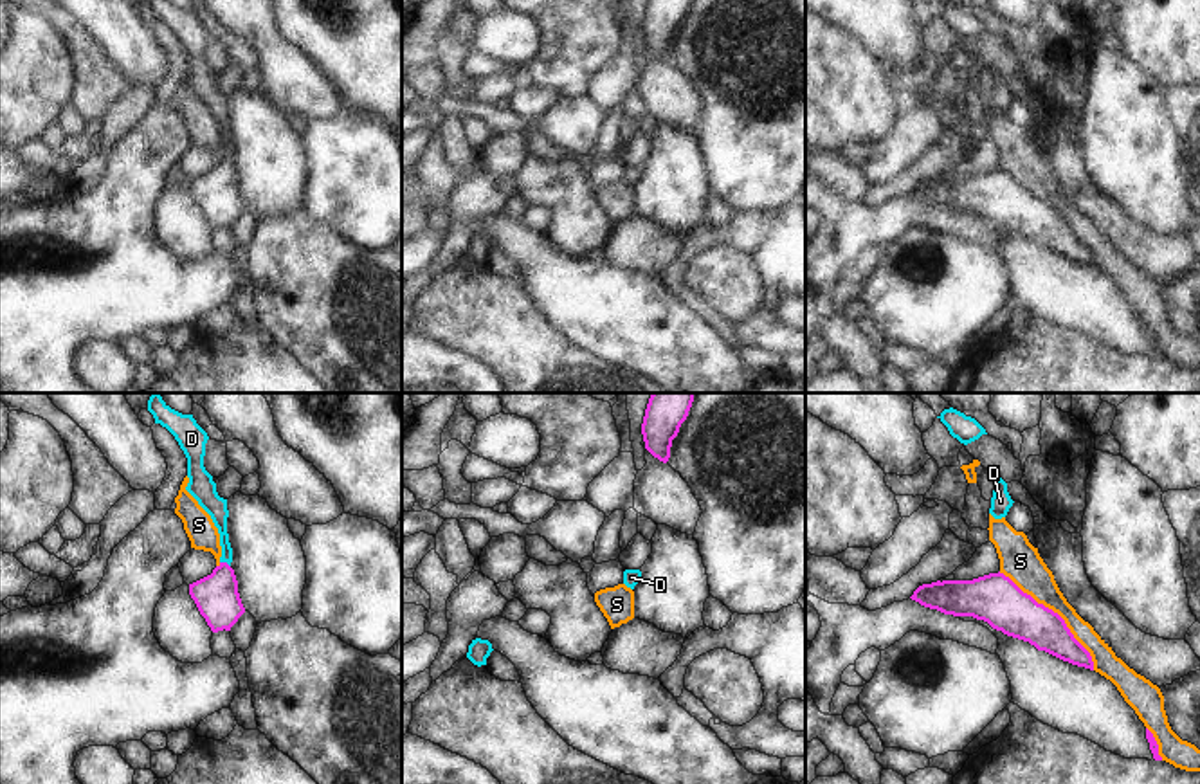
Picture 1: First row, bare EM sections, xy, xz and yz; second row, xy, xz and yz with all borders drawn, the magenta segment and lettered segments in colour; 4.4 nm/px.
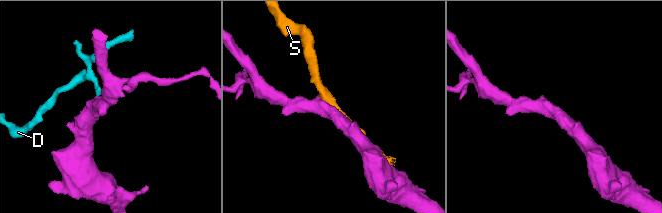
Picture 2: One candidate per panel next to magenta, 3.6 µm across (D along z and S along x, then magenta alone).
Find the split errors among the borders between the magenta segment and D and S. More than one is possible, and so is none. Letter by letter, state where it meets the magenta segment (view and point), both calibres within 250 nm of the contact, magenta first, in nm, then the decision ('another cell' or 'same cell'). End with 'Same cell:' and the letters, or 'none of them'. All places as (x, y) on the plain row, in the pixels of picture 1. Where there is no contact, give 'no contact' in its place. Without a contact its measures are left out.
D: meets magenta in xy at (226, 159); 200 nm thick on the magenta side, 90 nm on the other; same cell
S: meets magenta in yz at (1056, 209); 220 nm thick on the magenta side, 170 nm on the other; another cell
Same cell: D

